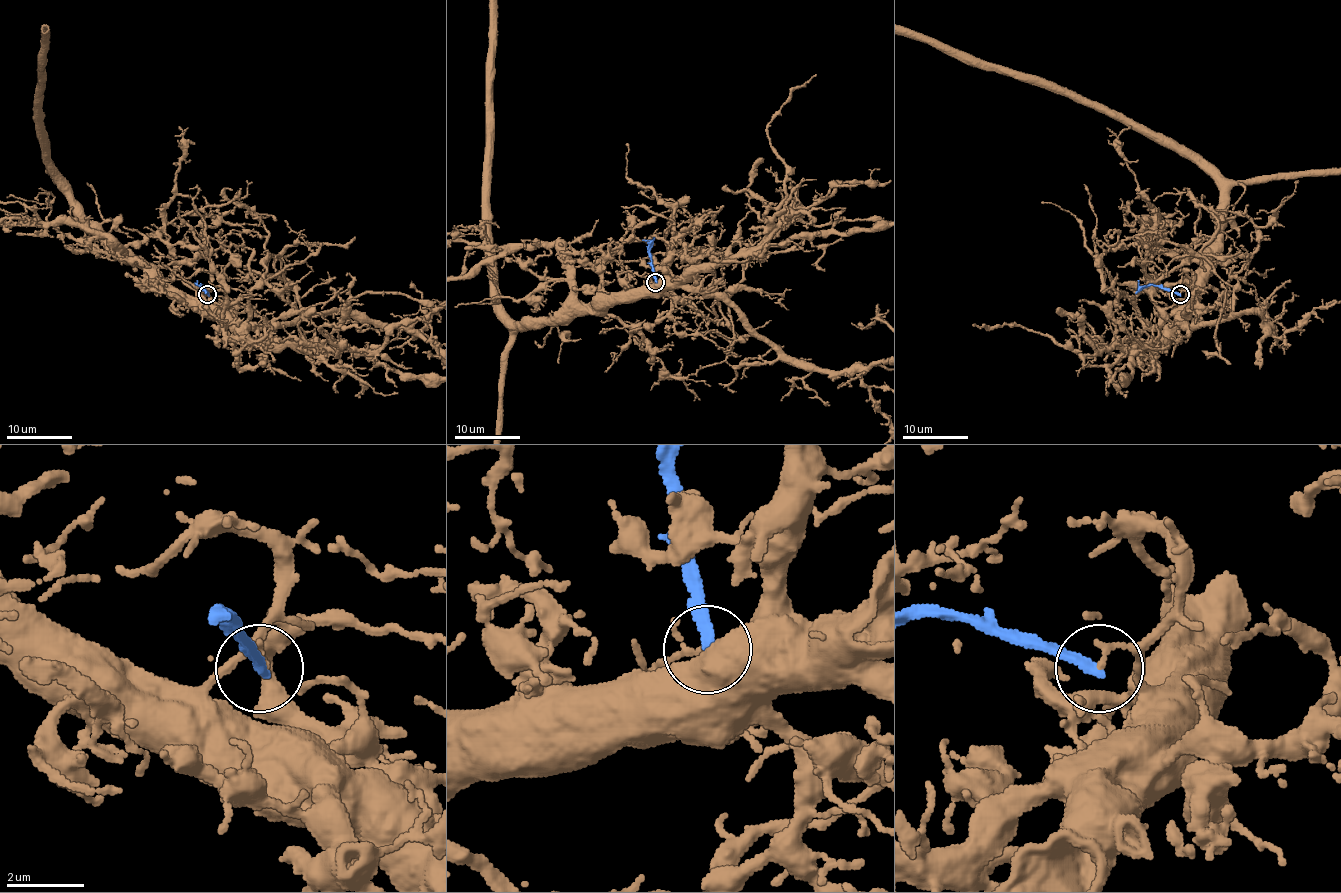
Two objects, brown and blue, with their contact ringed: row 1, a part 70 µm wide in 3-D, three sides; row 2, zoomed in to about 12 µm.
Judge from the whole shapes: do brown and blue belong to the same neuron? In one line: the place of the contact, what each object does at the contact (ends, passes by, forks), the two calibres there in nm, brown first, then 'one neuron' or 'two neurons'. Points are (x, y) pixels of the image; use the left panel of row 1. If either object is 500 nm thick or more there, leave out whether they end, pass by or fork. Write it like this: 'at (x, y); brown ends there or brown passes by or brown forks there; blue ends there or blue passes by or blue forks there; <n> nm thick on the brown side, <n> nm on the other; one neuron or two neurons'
at (207, 294); brown ends there; blue ends there; 160 nm thick on the brown side, 280 nm on the other; two neurons

